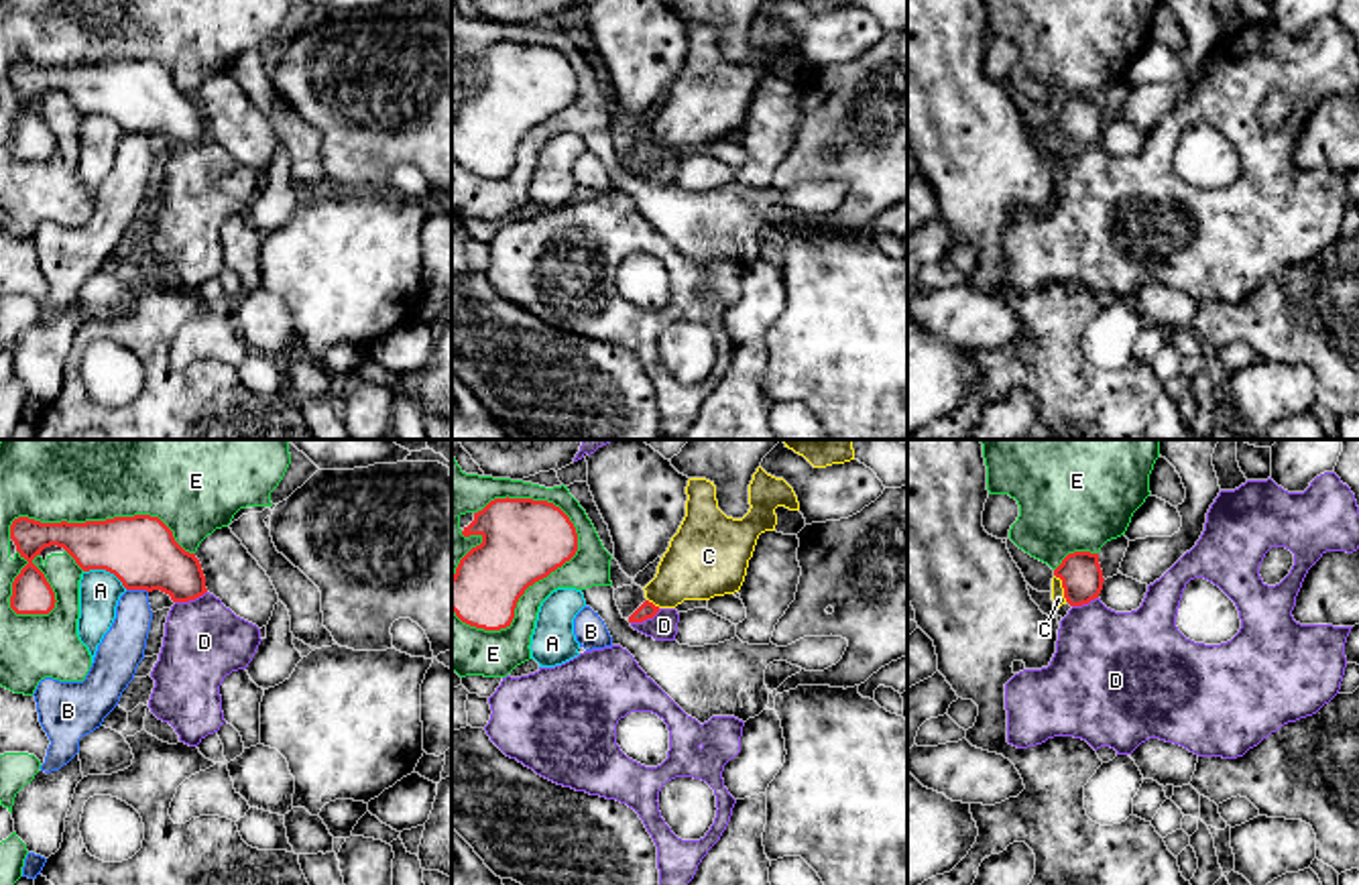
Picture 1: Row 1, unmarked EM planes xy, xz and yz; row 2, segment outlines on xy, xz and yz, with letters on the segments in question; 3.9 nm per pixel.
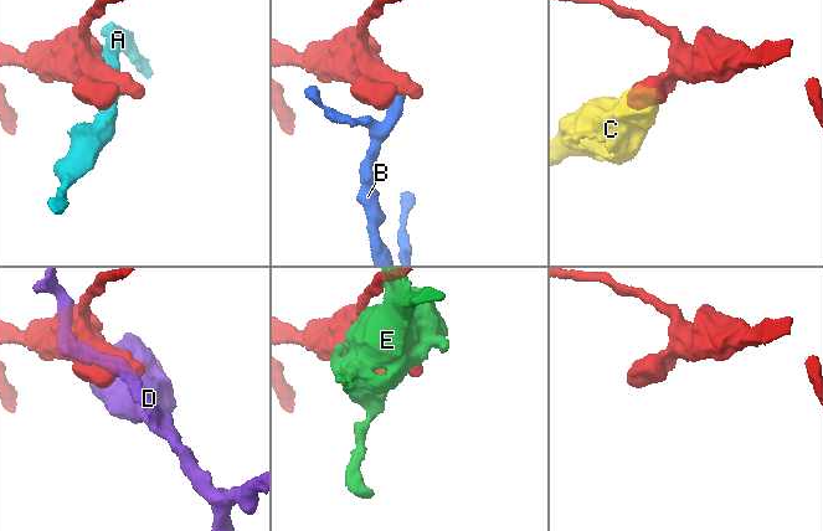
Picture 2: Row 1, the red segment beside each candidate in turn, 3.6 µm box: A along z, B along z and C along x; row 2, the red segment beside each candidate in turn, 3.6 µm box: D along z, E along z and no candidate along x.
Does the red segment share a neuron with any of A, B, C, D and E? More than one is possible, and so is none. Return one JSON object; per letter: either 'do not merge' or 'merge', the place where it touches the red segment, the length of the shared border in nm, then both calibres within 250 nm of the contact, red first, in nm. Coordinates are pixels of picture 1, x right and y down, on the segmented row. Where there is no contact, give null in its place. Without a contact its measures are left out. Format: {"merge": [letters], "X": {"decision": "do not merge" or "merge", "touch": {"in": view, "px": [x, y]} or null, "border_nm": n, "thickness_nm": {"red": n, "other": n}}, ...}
{"merge": ["C"], "A": {"decision": "do not merge", "touch": {"in": "xy", "px": [106, 570]}, "border_nm": 190, "thickness_nm": {"red": 280, "other": 160}}, "B": {"decision": "do not merge", "touch": {"in": "xy", "px": [137, 588]}, "border_nm": 90, "thickness_nm": {"red": 280, "other": 180}}, "C": {"decision": "merge", "touch": {"in": "yz", "px": [1062, 586]}, "border_nm": 120, "thickness_nm": {"red": 170, "other": 50}}, "D": {"decision": "do not merge", "touch": {"in": "xy", "px": [190, 599]}, "border_nm": 140, "thickness_nm": {"red": 280, "other": 320}}, "E": {"decision": "do not merge", "touch": {"in": "xz", "px": [523, 593]}, "border_nm": 600, "thickness_nm": {"red": 320, "other": 170}}}

